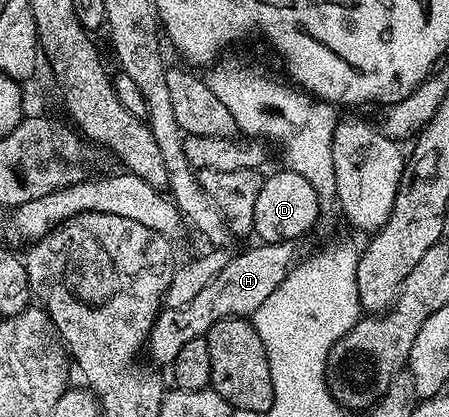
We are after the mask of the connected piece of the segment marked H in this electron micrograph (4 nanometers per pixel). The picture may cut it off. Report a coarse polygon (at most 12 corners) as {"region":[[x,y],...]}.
{"region":[[260,242],[229,258],[190,302],[161,307],[146,345],[172,365],[214,322],[251,317],[297,263]]}

